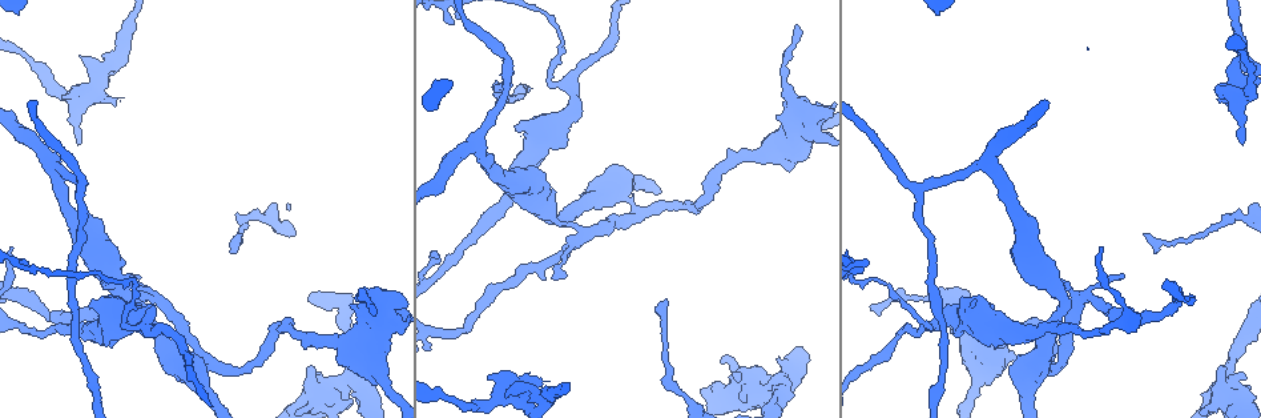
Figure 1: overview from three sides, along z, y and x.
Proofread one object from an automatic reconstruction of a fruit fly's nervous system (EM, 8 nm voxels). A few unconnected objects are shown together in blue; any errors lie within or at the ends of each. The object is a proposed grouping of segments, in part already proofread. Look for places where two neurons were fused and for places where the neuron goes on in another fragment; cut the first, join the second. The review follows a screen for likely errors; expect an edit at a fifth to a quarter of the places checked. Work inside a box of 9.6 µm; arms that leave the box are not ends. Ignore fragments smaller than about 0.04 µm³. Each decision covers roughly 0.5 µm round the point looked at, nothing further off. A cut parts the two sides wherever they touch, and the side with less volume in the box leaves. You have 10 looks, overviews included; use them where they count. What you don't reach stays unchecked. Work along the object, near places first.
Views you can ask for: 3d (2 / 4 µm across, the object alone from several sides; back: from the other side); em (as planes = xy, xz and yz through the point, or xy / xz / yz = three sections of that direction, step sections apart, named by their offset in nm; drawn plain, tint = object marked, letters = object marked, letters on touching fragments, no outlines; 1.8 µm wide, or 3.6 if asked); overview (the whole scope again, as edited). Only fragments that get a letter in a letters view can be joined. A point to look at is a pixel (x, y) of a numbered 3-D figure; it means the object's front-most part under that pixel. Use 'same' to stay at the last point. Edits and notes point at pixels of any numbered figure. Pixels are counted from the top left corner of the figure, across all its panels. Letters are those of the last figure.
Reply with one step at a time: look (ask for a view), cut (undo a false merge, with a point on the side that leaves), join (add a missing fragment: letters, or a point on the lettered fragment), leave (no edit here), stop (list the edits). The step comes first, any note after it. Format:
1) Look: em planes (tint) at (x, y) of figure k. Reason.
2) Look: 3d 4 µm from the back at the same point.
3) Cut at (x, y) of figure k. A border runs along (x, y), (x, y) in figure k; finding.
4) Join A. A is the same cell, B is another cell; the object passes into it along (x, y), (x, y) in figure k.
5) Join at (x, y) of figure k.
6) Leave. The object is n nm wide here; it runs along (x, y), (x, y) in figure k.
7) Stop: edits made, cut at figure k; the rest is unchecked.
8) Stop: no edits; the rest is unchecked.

Look: 3d 4 µm at (541, 381) of figure 1. Branch stops here.

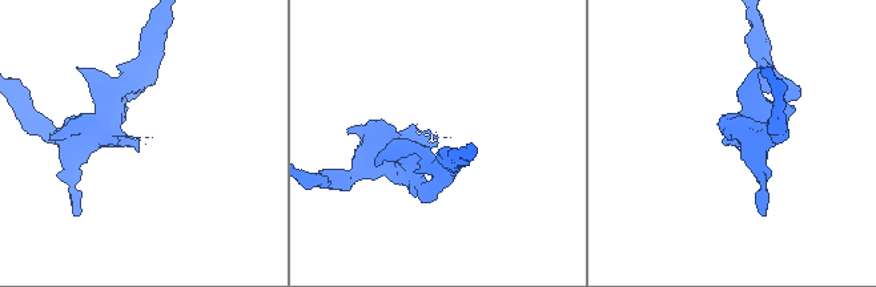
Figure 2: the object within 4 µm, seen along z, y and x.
Look: em planes (tint) at (437, 134) of figure 2. Shape alone is not enough.

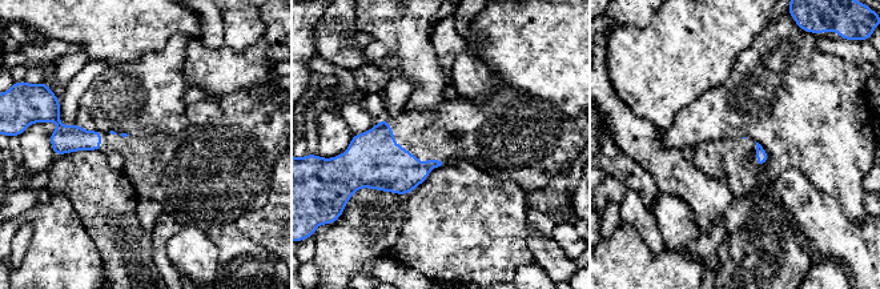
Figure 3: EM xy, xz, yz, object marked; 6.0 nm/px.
Look: em planes (letters) at the same point. See the neighbours.

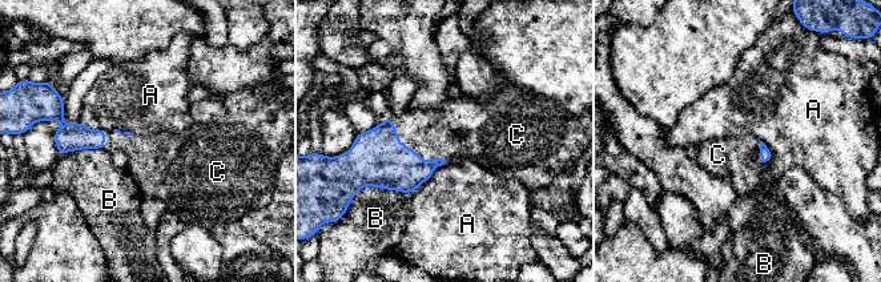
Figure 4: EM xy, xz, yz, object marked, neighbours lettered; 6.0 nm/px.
Join C. C is the same cell, A and B are other cells; the object passes into it along (377, 158), (410, 148), (447, 132) in figure 4; the neuron continues.

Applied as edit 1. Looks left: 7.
Look: overview. Redraw.

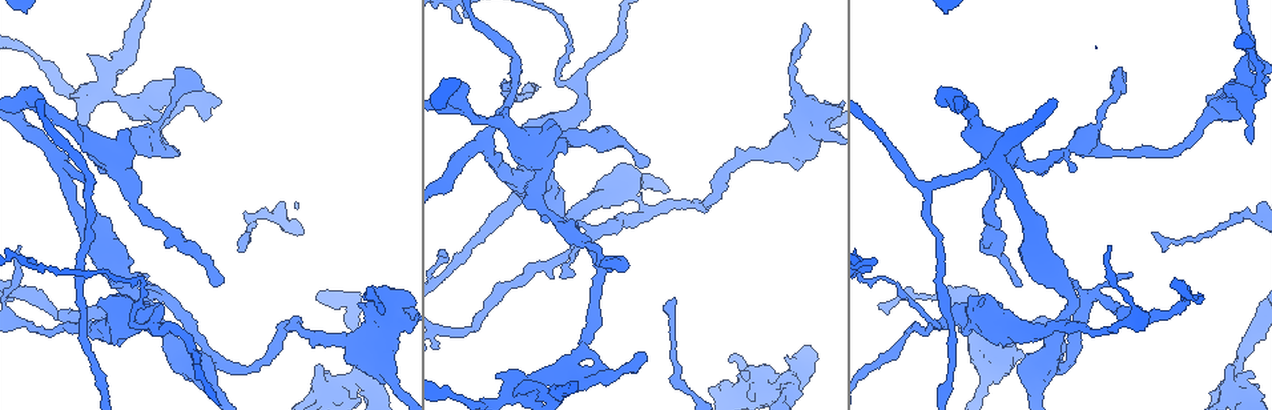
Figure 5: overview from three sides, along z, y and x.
Look: 3d 2 µm at (578, 90) of figure 5. Abrupt turn.

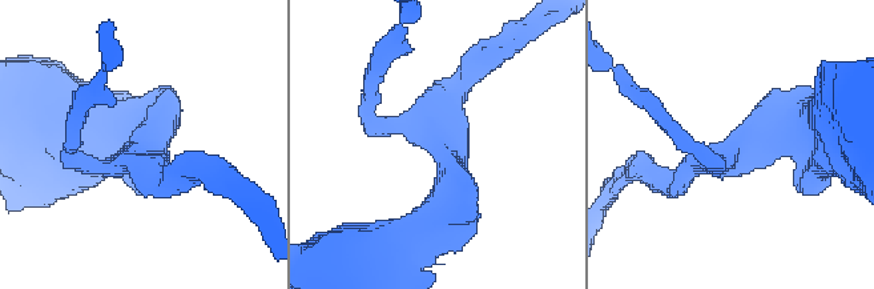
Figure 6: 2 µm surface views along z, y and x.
Look: em yz step 8 (tint) at (145, 147) of figure 6. 3 arms meet here.

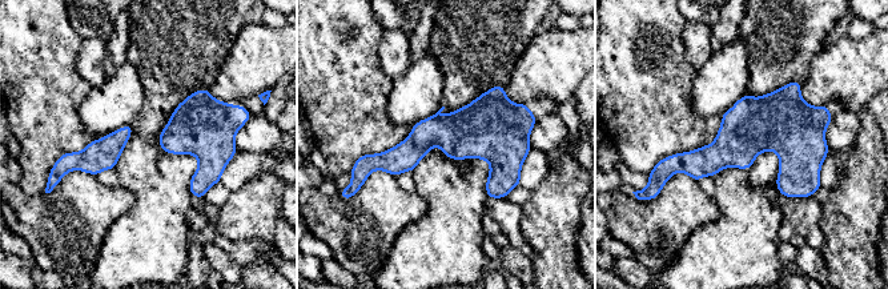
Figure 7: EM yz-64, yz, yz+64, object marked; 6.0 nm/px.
Look: em planes (letters) at the same point. Cut it another way.

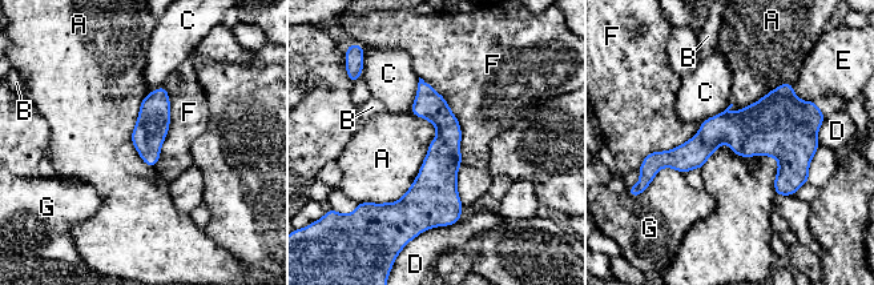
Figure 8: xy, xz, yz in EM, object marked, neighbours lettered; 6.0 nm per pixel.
Leave. A, B, C, D, E, F and G are other cells; it runs along (422, 84), (443, 119), (430, 223) in figure 8; one neuron here.

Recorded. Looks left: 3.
Look: 3d 4 µm at (395, 386) of figure 5. Thick turns thin.

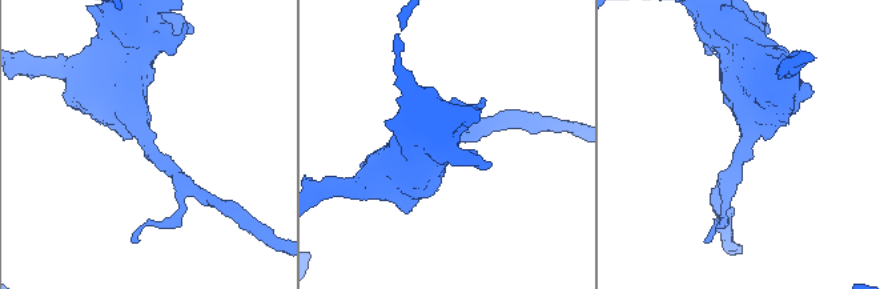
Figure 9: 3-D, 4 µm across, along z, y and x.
Look: em xz step 16 (tint) at (149, 143) of figure 9. Now the EM.

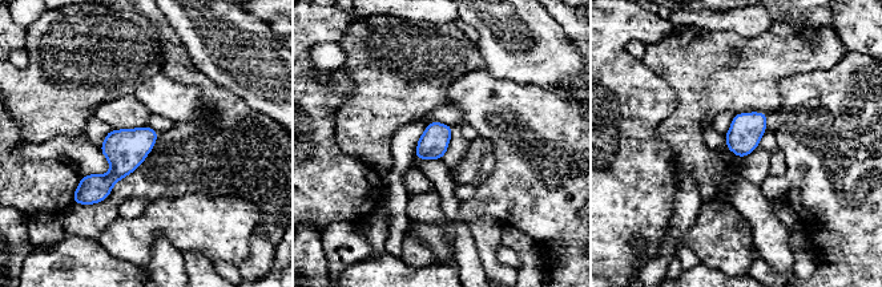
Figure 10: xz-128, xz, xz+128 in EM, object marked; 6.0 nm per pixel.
Look: em planes (letters) at the same point.

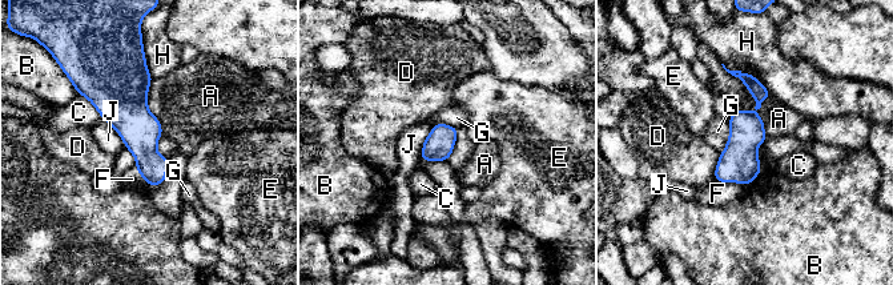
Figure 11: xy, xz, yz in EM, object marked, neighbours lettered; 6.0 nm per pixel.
Leave. A, B, C, D, E, F, G, H and J are other cells; it runs along (737, 73), (757, 91), (745, 181) in figure 11; continuous, no second neuron.

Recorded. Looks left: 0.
Stop: edits made, join at figure 4; the rest is unchecked.

